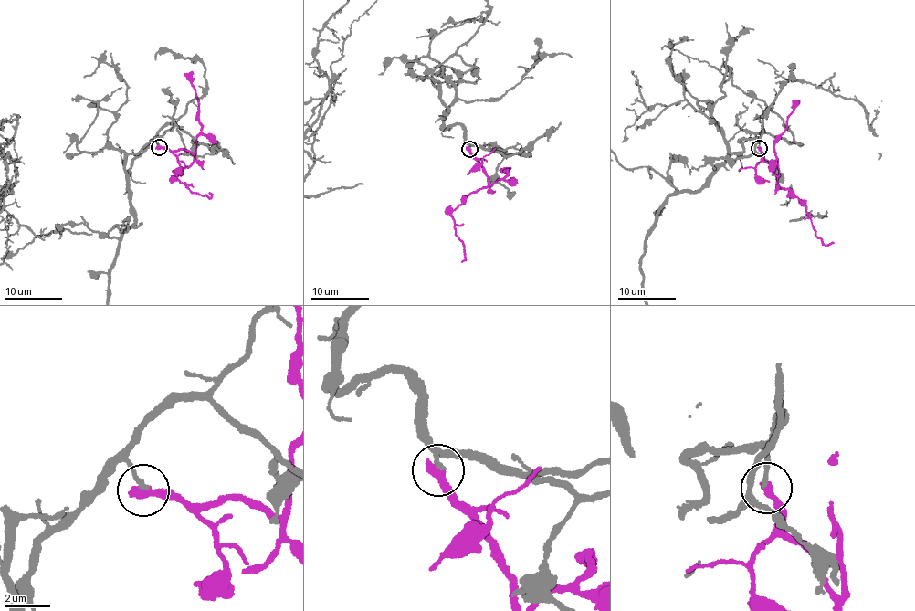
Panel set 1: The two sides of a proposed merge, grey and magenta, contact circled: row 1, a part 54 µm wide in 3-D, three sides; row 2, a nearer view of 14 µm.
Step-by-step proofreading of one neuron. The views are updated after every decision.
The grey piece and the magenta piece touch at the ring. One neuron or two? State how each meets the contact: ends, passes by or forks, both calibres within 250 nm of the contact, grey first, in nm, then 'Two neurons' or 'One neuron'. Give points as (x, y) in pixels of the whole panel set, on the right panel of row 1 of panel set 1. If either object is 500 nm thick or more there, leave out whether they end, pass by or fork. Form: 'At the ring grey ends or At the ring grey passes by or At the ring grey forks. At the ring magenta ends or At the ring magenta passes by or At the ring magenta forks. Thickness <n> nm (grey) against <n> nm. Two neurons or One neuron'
At the ring grey ends. At the ring magenta ends. Thickness 200 nm (grey) against 420 nm. Two neurons

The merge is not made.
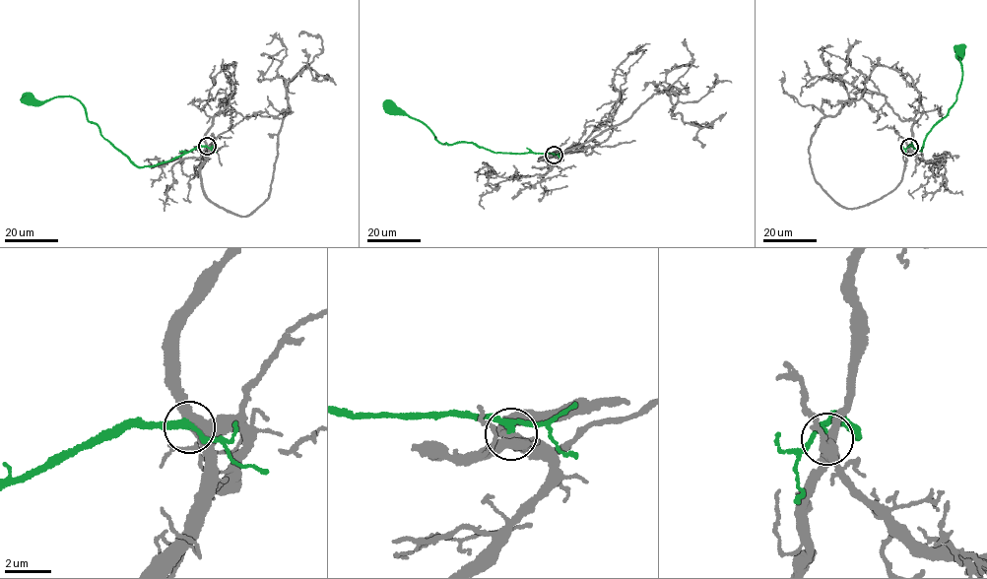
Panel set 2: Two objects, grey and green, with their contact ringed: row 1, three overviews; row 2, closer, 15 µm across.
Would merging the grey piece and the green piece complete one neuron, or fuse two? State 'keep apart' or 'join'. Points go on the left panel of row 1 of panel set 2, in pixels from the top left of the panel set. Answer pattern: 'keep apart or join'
join

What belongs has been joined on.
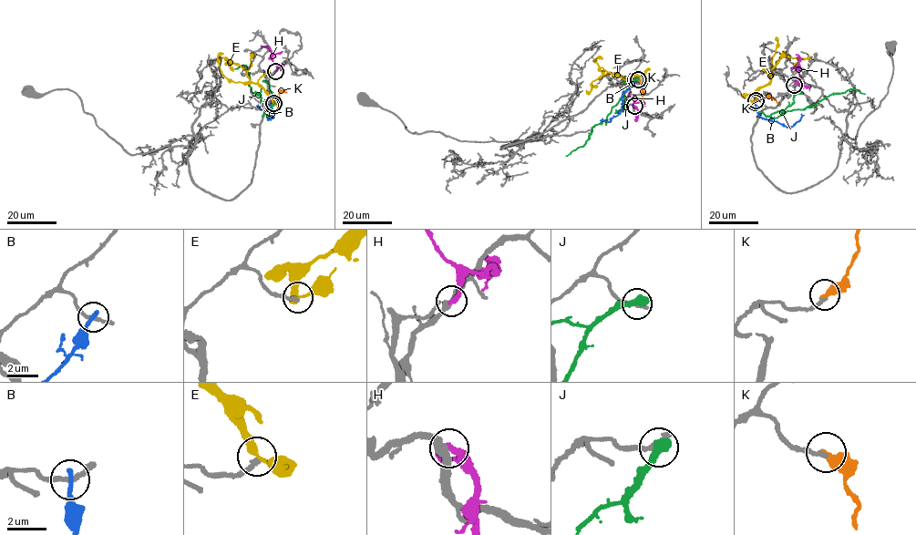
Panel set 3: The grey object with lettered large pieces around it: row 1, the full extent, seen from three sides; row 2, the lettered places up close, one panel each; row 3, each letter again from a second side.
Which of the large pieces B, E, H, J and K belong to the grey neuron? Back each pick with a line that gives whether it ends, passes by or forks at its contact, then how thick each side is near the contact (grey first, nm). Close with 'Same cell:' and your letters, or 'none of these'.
K: it ends | 240/440 nm
Same cell: K

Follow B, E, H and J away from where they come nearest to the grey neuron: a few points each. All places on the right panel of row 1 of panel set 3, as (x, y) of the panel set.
B: (755, 101), (757, 114), (787, 127), (804, 115)
E: (756, 100), (756, 91), (771, 80), (771, 69), (780, 58), (787, 55), (804, 58), (807, 55)
H: (794, 85), (798, 77), (800, 58), (796, 55)
J: (755, 101), (764, 114), (775, 118), (788, 110), (816, 105), (832, 94), (854, 88), (865, 94)

